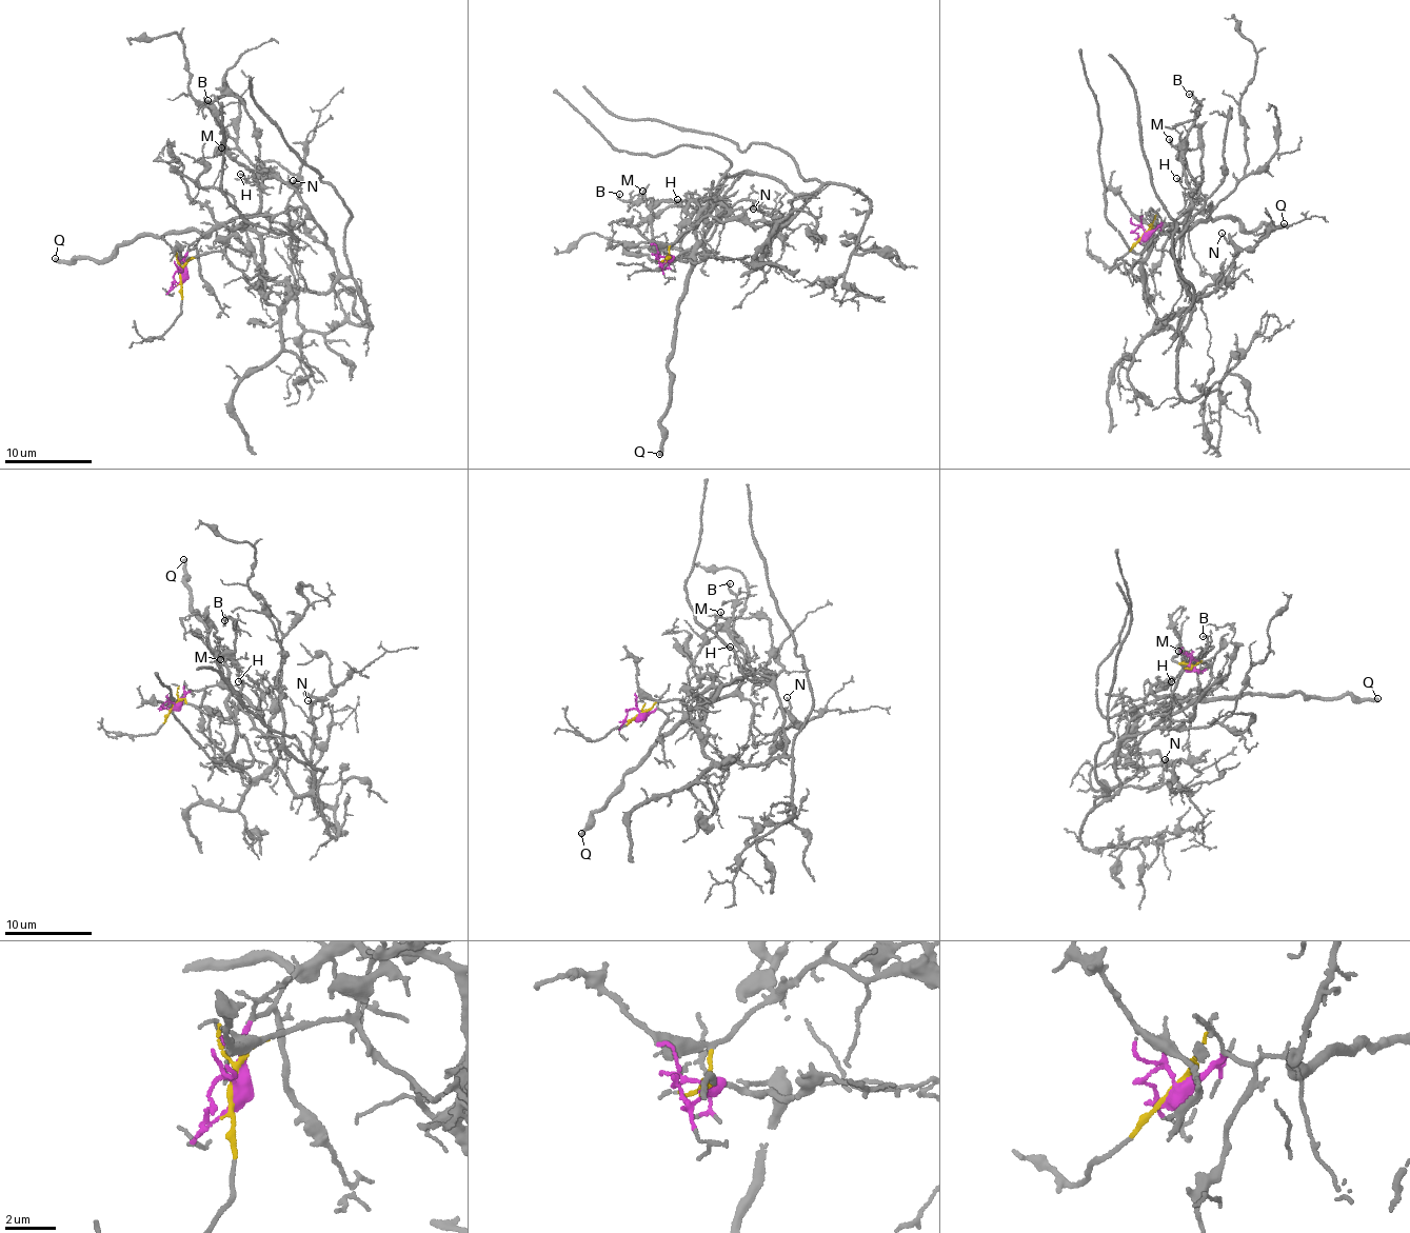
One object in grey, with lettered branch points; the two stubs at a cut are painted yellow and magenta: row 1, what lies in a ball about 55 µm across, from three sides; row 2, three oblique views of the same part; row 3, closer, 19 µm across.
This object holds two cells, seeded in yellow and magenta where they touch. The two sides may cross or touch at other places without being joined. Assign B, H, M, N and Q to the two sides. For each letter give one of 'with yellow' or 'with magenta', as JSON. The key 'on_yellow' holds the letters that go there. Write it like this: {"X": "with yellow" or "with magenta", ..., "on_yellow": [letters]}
{"B": "with magenta", "H": "with magenta", "M": "with magenta", "N": "with yellow", "Q": "with magenta", "on_yellow": ["N"]}

